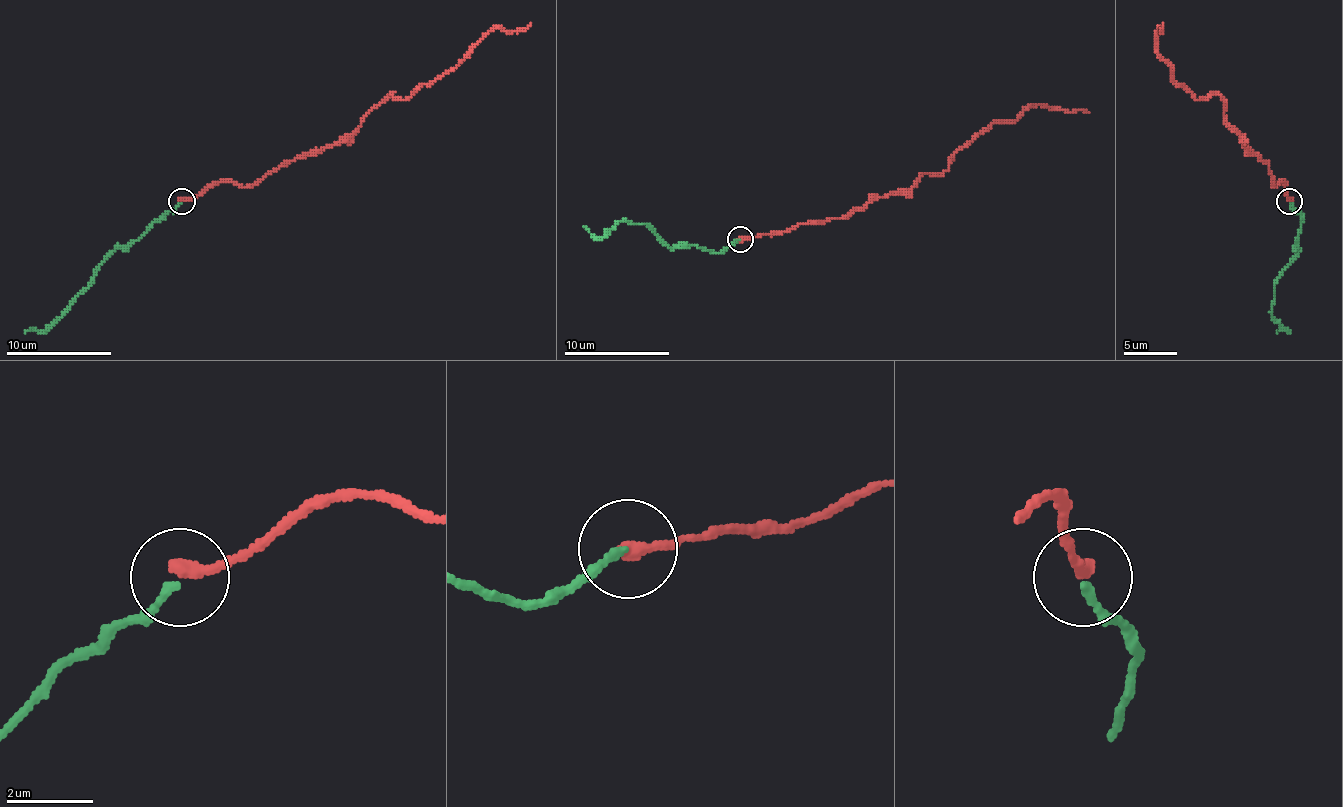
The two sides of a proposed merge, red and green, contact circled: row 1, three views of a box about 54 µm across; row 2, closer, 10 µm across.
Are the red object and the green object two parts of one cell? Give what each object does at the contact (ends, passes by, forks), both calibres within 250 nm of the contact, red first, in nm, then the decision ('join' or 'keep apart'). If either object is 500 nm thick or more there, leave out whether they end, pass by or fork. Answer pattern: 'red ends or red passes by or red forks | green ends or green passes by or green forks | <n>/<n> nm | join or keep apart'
red ends | green ends | 320/170 nm | join

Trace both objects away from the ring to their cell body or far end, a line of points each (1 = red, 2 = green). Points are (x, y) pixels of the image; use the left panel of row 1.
1: (181, 200), (221, 182), (252, 187), (281, 166), (345, 139), (390, 94), (409, 100), (491, 31), (530, 23)
2: (181, 203), (154, 222), (136, 240), (112, 253), (70, 306), (40, 333), (25, 333)

